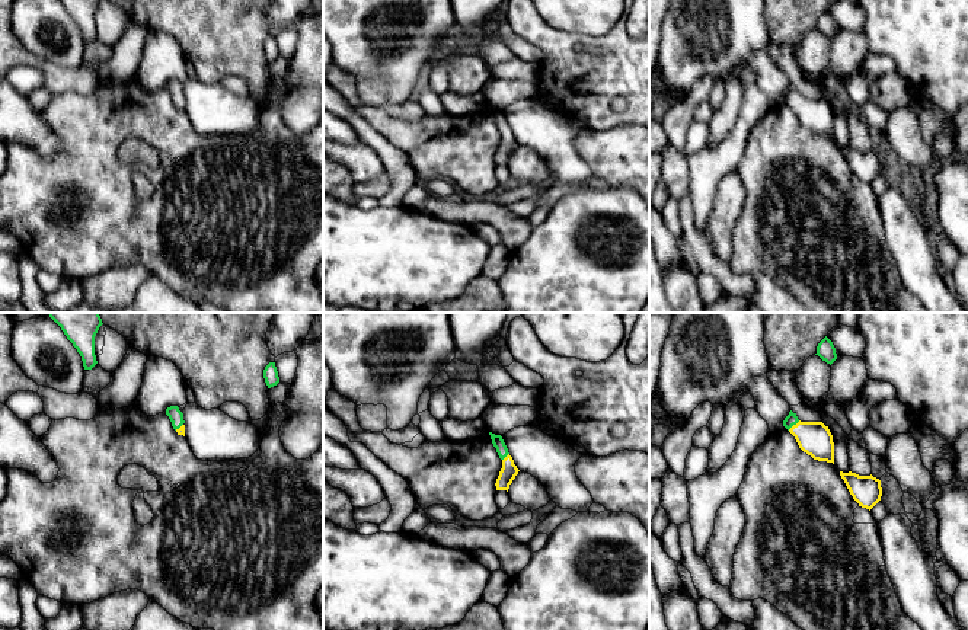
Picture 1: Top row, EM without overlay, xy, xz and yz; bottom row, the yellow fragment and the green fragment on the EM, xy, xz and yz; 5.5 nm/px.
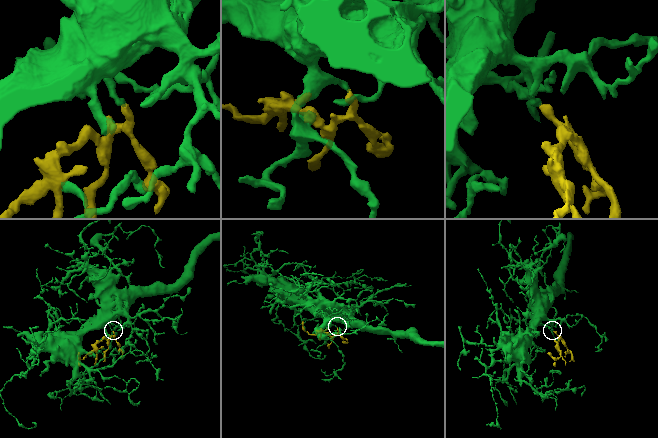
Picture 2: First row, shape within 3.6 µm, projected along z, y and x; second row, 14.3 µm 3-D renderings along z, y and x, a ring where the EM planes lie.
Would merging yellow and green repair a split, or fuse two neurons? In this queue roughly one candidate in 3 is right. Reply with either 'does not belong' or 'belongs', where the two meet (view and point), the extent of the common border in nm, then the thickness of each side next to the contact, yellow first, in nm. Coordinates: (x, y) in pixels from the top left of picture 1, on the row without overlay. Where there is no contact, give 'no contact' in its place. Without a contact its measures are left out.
belongs; meets yellow in yz at (794, 99); contact 90 nm long; 190 nm thick on the yellow side, 70 nm on the other

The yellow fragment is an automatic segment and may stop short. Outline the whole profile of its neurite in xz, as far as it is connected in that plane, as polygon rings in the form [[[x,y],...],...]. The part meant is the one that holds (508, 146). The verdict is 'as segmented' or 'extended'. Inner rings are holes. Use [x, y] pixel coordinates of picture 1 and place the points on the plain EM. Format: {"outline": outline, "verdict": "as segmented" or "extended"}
{"outline": [[[489,106],[491,113],[493,121],[496,122],[496,127],[499,129],[499,132],[502,134],[502,143],[499,145],[499,150],[496,153],[496,164],[507,164],[509,163],[509,159],[512,157],[512,154],[515,153],[515,150],[518,148],[518,143],[514,138],[512,131],[508,127],[508,122],[502,113],[501,109],[495,109],[492,106]]], "verdict": "extended"}

